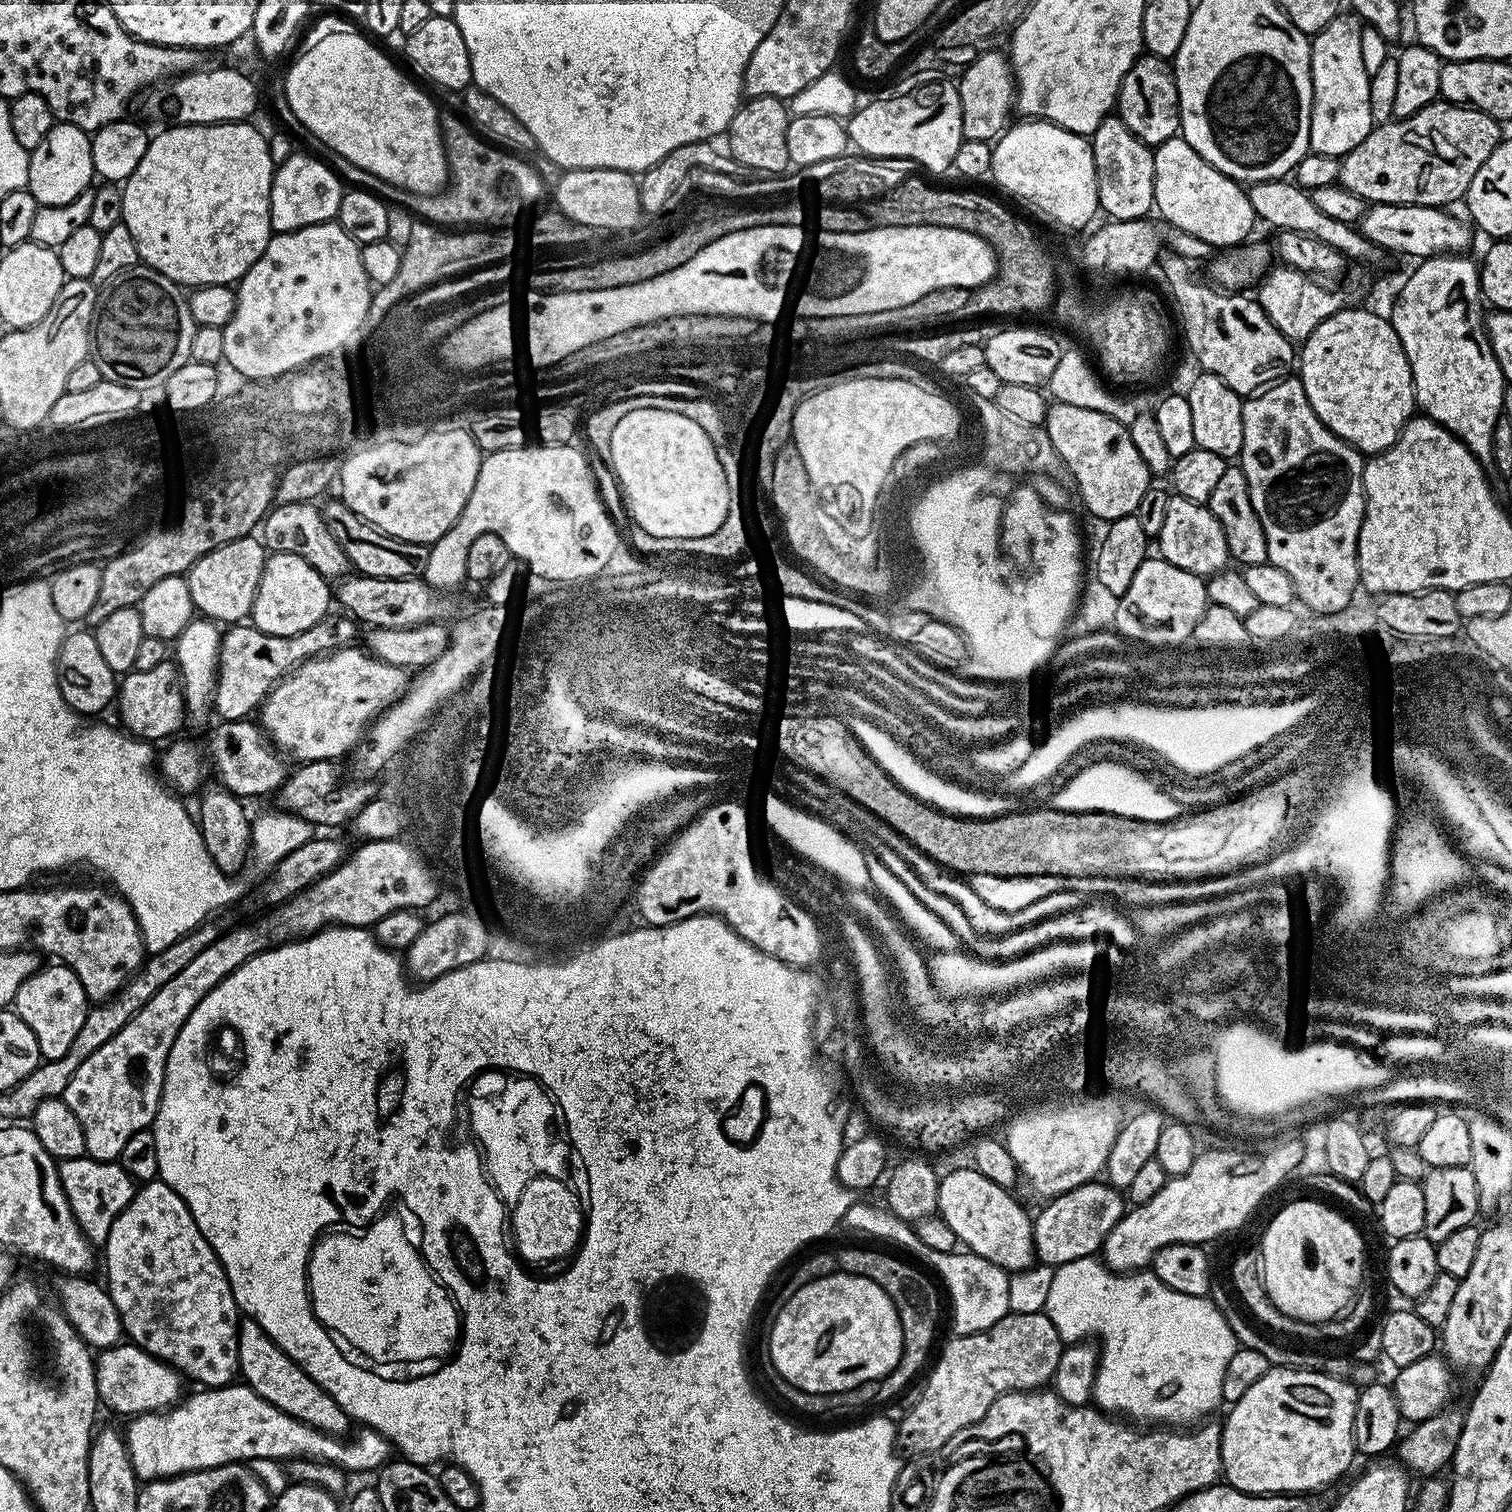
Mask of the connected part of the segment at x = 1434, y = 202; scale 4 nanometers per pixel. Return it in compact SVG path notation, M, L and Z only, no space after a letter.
M1437 100L1434 103L1428 103L1422 110L1416 111L1411 116L1399 117L1397 120L1391 120L1384 124L1375 125L1370 134L1366 136L1354 148L1354 150L1341 157L1339 176L1337 183L1341 188L1348 189L1352 194L1357 194L1360 198L1365 200L1368 204L1388 204L1388 205L1424 205L1427 208L1449 207L1456 201L1460 201L1467 195L1470 183L1473 182L1474 176L1478 174L1479 167L1482 166L1486 159L1490 158L1490 154L1500 144L1504 133L1501 132L1501 123L1493 119L1492 116L1486 114L1484 111L1478 111L1476 108L1466 107L1460 104L1452 104L1445 100Z

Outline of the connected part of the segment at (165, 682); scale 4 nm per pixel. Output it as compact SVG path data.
M165 662L154 666L154 670L133 670L127 673L118 686L117 706L123 724L121 727L129 735L149 742L167 741L175 737L179 733L176 731L186 721L184 689L177 665Z

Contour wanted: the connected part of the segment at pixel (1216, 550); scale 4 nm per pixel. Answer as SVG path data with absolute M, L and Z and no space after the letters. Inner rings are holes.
M1173 495L1166 506L1166 518L1162 521L1162 530L1158 537L1160 543L1159 559L1170 562L1182 570L1190 570L1195 576L1209 577L1216 572L1225 571L1229 567L1230 557L1226 546L1226 534L1222 534L1222 526L1218 518L1203 504L1195 504L1186 498Z

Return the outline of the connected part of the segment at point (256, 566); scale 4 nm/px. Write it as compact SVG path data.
M255 535L243 536L207 552L186 574L193 609L213 622L225 620L228 626L247 621L260 585L265 559L266 549Z

